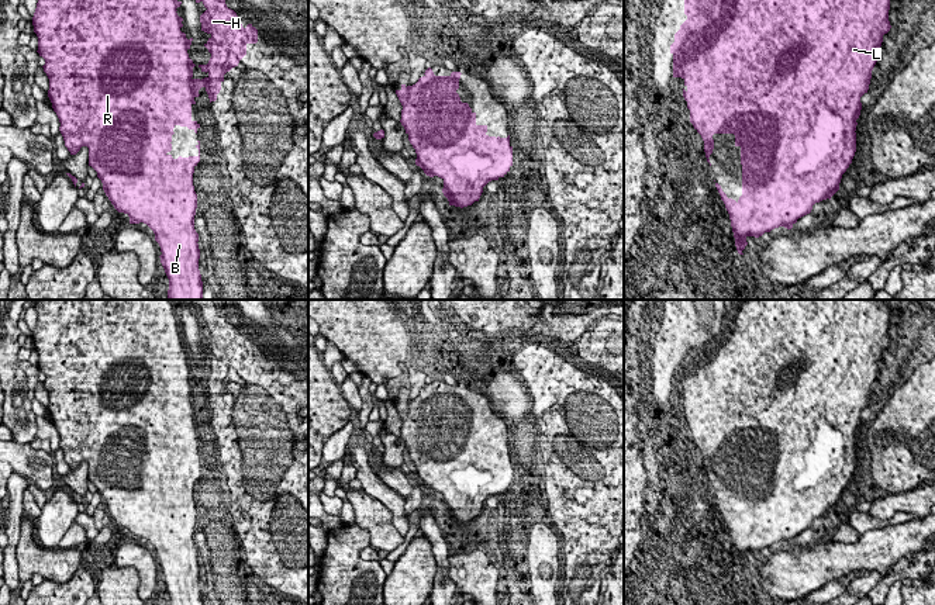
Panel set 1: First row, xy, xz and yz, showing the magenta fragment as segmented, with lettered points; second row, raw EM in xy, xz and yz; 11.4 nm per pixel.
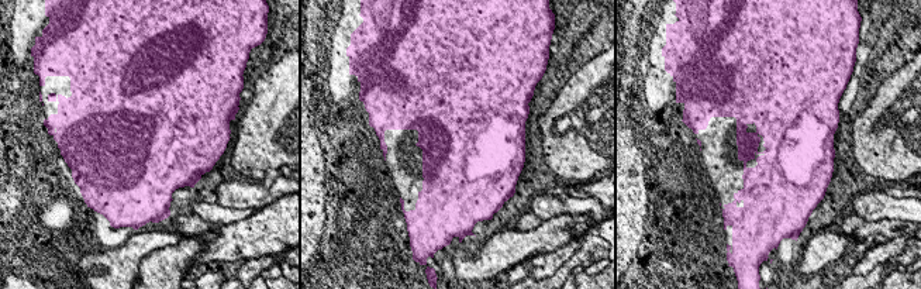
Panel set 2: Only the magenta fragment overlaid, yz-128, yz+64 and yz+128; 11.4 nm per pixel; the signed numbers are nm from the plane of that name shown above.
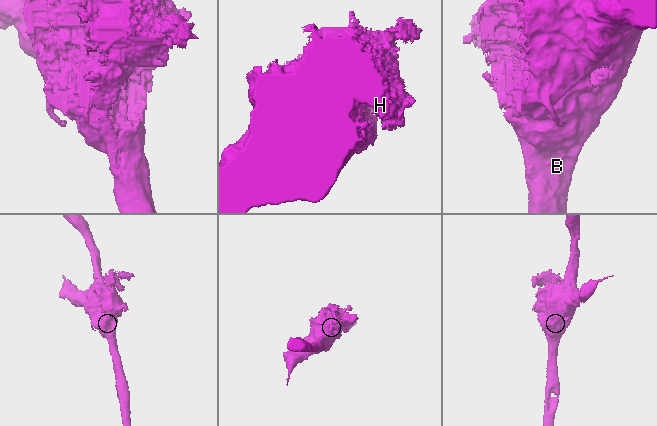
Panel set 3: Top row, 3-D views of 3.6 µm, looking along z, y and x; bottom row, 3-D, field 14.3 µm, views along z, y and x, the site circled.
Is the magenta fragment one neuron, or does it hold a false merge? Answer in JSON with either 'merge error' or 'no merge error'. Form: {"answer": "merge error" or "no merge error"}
{"answer": "no merge error"}

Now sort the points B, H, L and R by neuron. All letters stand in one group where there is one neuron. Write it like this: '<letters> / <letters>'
B H L R

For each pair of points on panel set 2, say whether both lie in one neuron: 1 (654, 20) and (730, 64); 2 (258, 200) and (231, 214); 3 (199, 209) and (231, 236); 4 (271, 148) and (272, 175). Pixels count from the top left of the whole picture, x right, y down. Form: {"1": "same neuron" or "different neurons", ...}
{"1": "different neurons", "2": "different neurons", "3": "different neurons", "4": "different neurons"}

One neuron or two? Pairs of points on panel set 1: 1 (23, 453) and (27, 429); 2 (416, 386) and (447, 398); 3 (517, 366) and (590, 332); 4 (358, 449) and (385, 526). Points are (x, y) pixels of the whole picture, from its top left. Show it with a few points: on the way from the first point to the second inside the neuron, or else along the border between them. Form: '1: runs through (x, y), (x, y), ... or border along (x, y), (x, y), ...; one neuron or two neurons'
1: border along (14, 441), (28, 443); two neurons
2: border along (430, 379), (421, 391), (409, 401); two neurons
3: border along (555, 315), (582, 318), (580, 336), (600, 363); two neurons
4: border along (362, 488), (390, 512), (394, 525); two neurons

